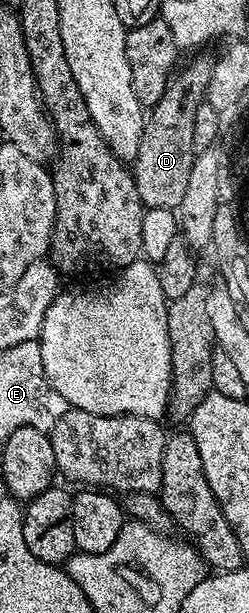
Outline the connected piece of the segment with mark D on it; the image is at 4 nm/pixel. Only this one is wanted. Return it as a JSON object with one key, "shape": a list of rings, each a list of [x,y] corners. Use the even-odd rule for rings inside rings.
{"shape":[[[212,56],[197,58],[183,73],[181,71],[178,74],[177,84],[168,88],[167,93],[146,118],[137,160],[133,163],[133,172],[138,194],[141,195],[144,208],[148,210],[176,210],[185,197],[189,172],[197,153],[193,143],[194,116],[206,94],[209,79],[212,78],[213,65]]]}

